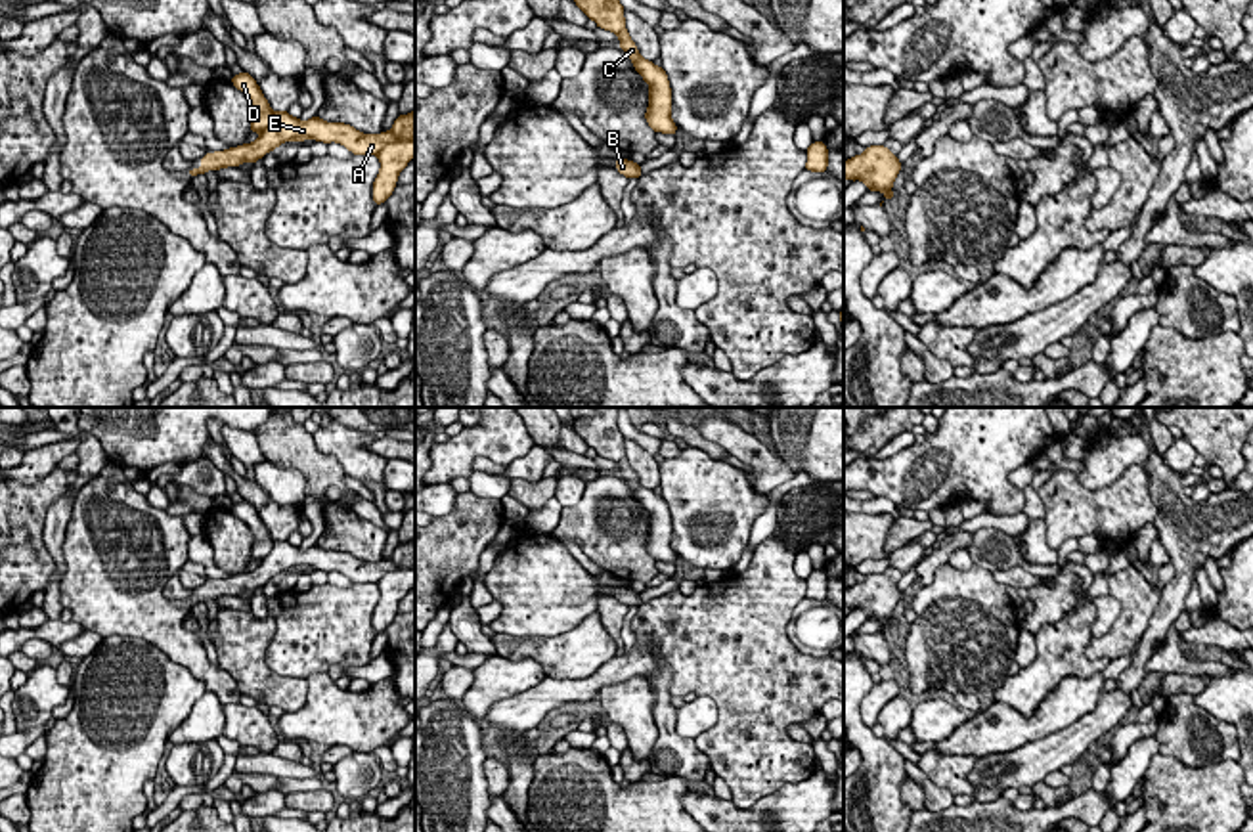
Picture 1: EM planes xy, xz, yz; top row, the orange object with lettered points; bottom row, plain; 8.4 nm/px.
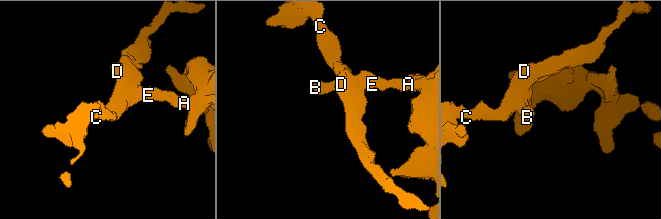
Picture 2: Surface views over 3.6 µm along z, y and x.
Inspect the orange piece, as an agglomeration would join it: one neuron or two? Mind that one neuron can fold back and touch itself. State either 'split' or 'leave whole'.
leave whole

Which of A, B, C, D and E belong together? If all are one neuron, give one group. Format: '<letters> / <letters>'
A B C D E

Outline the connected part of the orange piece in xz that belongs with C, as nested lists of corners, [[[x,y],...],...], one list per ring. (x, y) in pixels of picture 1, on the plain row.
[[[595,407],[591,417],[576,419],[572,427],[587,448],[593,448],[599,457],[618,465],[620,478],[631,486],[635,499],[648,513],[648,536],[645,541],[648,555],[654,560],[675,564],[677,553],[671,549],[671,516],[668,503],[662,495],[645,488],[629,467],[624,434],[618,428],[618,411],[620,407]]]

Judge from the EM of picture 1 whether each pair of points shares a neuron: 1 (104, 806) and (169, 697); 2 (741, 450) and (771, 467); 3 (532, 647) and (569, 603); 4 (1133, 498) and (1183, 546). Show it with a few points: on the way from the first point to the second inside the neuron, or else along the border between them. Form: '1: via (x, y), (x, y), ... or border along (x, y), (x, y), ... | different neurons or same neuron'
1: via (108, 779), (146, 741), (153, 723) | same neuron
2: via (748, 454), (764, 463) | same neuron
3: border along (584, 618), (555, 635), (498, 634) | different neurons
4: border along (1144, 475), (1148, 496), (1156, 507), (1156, 521) | different neurons

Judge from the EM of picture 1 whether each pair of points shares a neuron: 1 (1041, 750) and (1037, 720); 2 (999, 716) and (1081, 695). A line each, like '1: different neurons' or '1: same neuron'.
1: different neurons
2: same neuron

